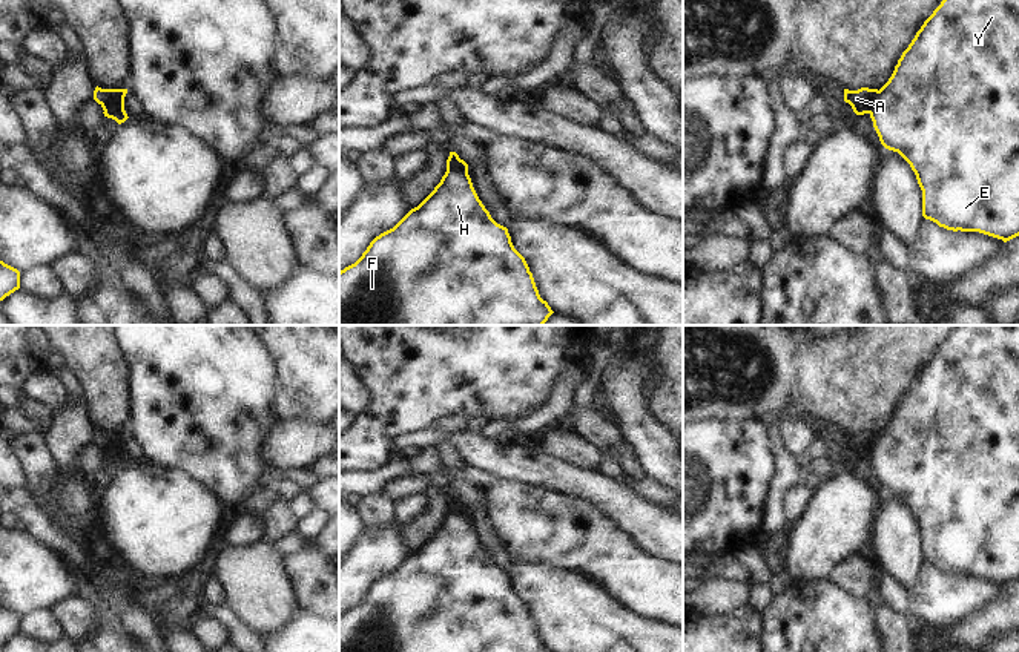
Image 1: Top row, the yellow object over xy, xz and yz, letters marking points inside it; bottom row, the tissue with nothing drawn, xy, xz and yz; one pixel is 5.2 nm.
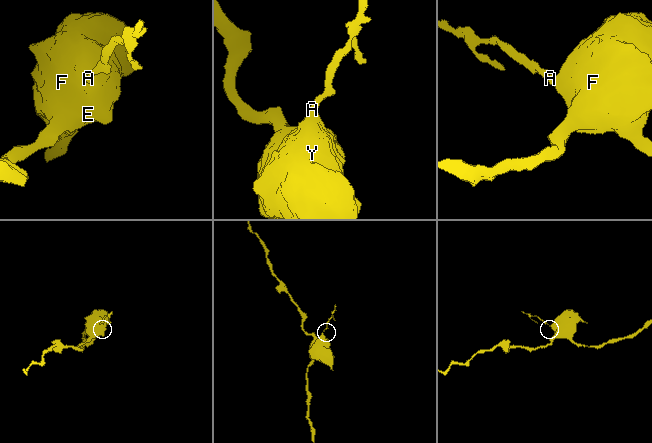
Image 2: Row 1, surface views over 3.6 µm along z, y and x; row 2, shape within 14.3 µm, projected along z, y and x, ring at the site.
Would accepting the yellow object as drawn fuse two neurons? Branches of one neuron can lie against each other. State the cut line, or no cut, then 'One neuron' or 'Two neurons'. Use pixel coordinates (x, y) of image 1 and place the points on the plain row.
Split along xy (105, 453), (111, 453), (118, 461), (126, 461). Two neurons

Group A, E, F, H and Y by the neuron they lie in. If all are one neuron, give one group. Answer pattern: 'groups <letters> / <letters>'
groups A / E F H Y

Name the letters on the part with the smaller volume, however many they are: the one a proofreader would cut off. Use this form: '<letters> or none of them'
A

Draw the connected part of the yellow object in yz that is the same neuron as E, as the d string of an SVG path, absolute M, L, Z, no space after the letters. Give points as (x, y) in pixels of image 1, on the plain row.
M956 325L950 336L944 341L941 348L924 365L909 391L902 396L892 420L876 439L876 443L870 453L870 462L873 465L873 471L879 480L881 488L889 494L898 496L915 515L918 528L922 534L922 560L925 563L930 563L947 574L979 575L1002 583L1004 586L1019 580L1019 325Z

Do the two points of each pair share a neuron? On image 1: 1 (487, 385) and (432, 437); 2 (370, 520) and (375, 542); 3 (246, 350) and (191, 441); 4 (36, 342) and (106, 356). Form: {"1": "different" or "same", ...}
{"1": "different", "2": "different", "3": "same", "4": "different"}

